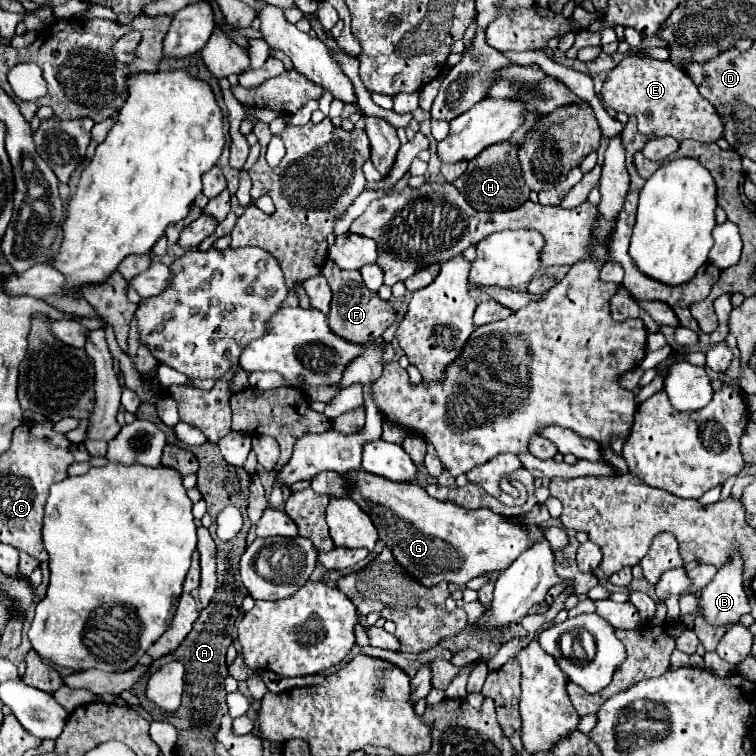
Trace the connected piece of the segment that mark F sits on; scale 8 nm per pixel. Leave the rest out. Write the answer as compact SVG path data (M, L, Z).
M325 264L321 272L329 280L329 286L333 290L329 312L329 326L333 328L333 332L339 332L339 336L345 336L347 340L353 340L357 344L363 344L381 338L381 334L395 322L397 312L393 310L391 300L381 300L377 292L371 292L363 284L359 270L341 270L337 264Z

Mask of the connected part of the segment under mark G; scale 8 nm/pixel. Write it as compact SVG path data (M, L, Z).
M365 470L351 478L357 480L357 492L351 498L369 514L379 530L379 538L391 548L399 566L427 588L441 580L465 586L475 576L501 572L531 544L519 522L491 510L469 512L457 504L439 502L417 482L391 482Z

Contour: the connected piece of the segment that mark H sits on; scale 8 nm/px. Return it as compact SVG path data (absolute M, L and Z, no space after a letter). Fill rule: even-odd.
M507 140L491 144L479 156L475 156L467 172L455 180L455 188L469 200L469 204L477 210L509 210L519 208L529 200L529 188L521 174L521 164L517 156L517 146L509 144Z

